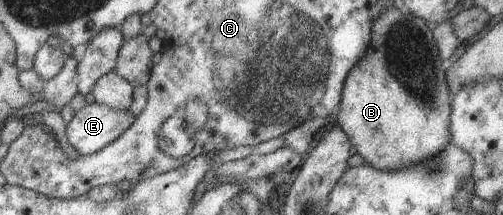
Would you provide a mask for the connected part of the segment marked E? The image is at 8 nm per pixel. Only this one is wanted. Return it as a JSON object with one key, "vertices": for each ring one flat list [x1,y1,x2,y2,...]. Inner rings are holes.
{"vertices":[[93,102,74,112,71,120,65,125,65,136,79,155,90,155,122,135,133,121,134,115,128,109,110,109,106,105]]}

